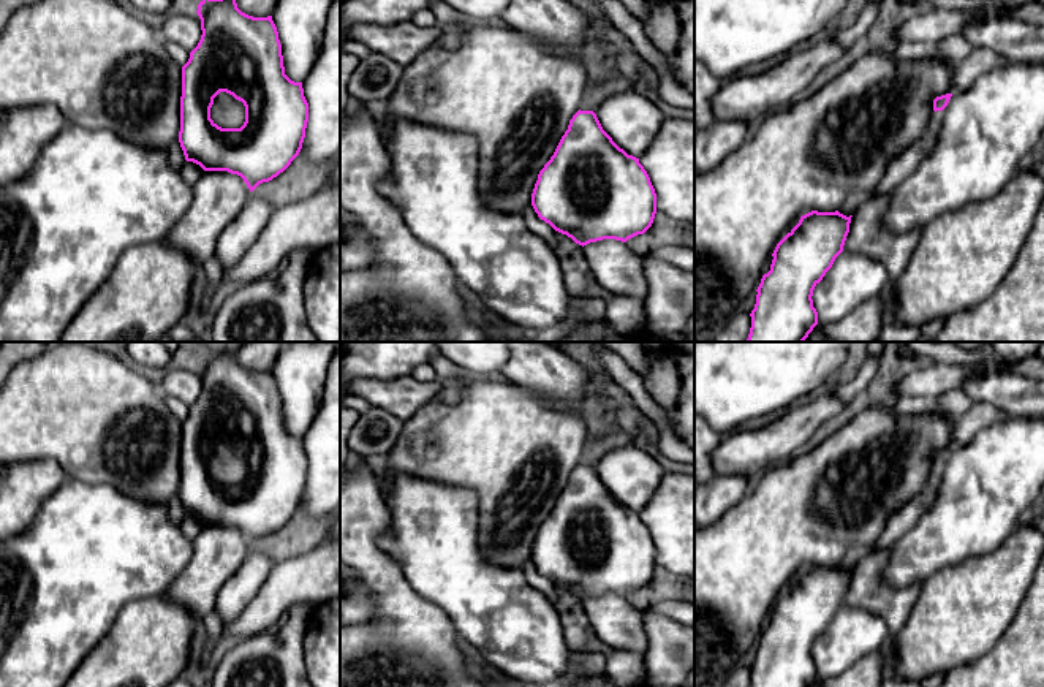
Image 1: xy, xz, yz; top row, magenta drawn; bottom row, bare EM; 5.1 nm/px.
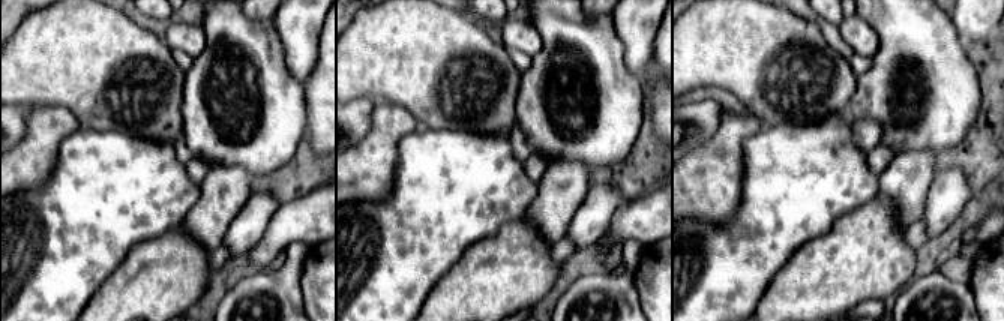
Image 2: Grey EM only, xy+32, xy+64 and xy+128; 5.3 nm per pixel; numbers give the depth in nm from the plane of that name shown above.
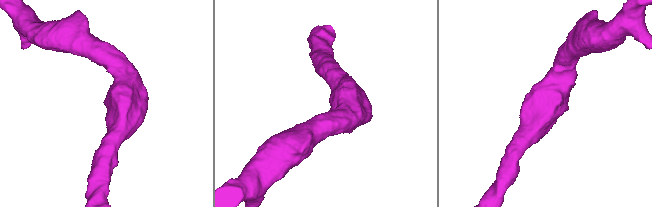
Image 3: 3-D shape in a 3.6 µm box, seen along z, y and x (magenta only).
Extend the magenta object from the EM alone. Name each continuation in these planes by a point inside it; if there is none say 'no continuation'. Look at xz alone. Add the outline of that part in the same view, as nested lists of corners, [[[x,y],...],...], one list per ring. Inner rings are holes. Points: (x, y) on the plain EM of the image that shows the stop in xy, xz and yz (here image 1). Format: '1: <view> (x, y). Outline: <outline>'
1: xz (633, 475). Outline: [[[637,442],[607,451],[595,469],[612,495],[636,513],[650,502],[666,473]]]

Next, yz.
no continuation

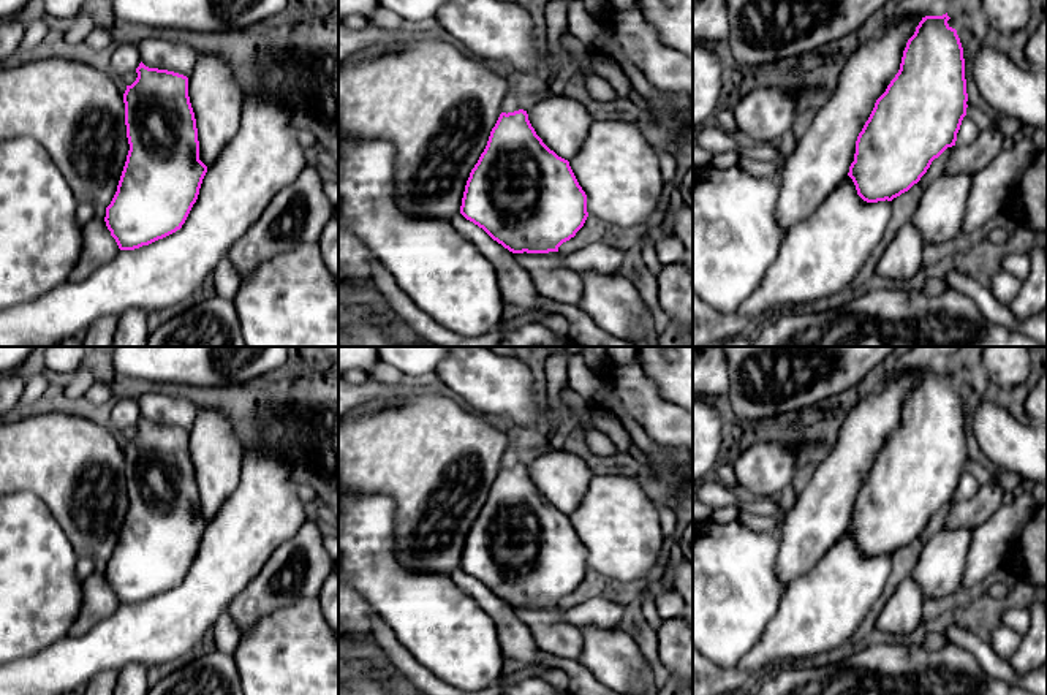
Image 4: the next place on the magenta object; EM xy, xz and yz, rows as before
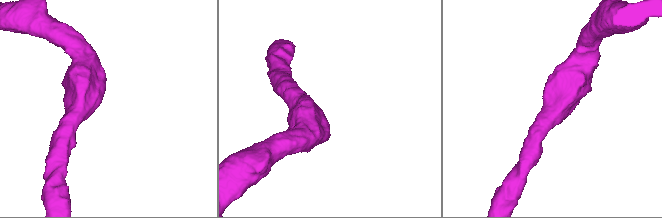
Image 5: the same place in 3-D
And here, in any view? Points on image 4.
1: yz (821, 515). Outline: [[[905,372],[886,378],[883,386],[864,396],[848,413],[830,454],[816,465],[805,489],[781,522],[780,551],[777,556],[778,581],[788,589],[800,575],[808,573],[824,554],[843,537],[854,516],[856,496],[868,475],[876,454],[886,446],[900,424],[903,405],[922,372]]]

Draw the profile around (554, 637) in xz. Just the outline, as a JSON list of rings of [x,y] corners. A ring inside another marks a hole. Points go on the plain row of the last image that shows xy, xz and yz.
[[[558,606],[514,608],[517,617],[530,629],[533,641],[547,655],[579,662],[584,638],[577,627],[565,624]]]

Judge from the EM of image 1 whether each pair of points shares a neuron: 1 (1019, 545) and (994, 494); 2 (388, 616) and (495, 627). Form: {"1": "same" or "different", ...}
{"1": "different", "2": "different"}

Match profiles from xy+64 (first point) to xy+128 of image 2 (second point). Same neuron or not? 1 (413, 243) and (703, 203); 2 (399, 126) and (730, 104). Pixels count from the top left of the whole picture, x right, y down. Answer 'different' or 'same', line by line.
1: different
2: different

